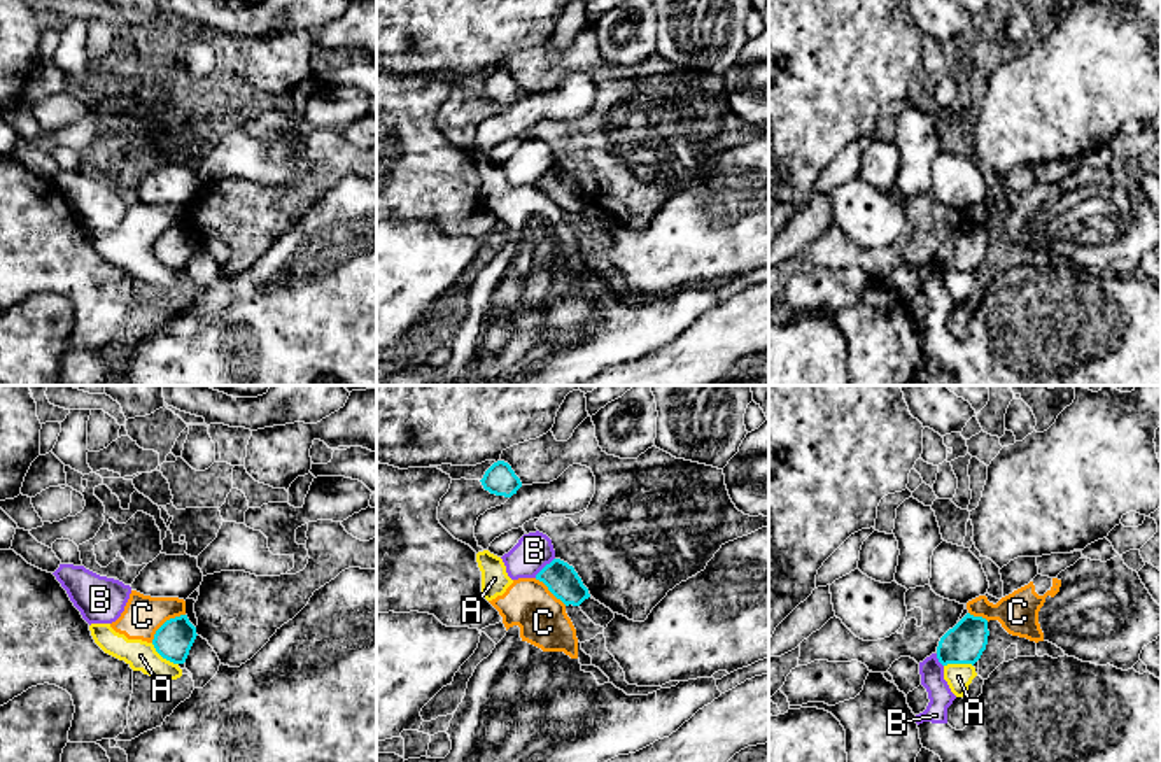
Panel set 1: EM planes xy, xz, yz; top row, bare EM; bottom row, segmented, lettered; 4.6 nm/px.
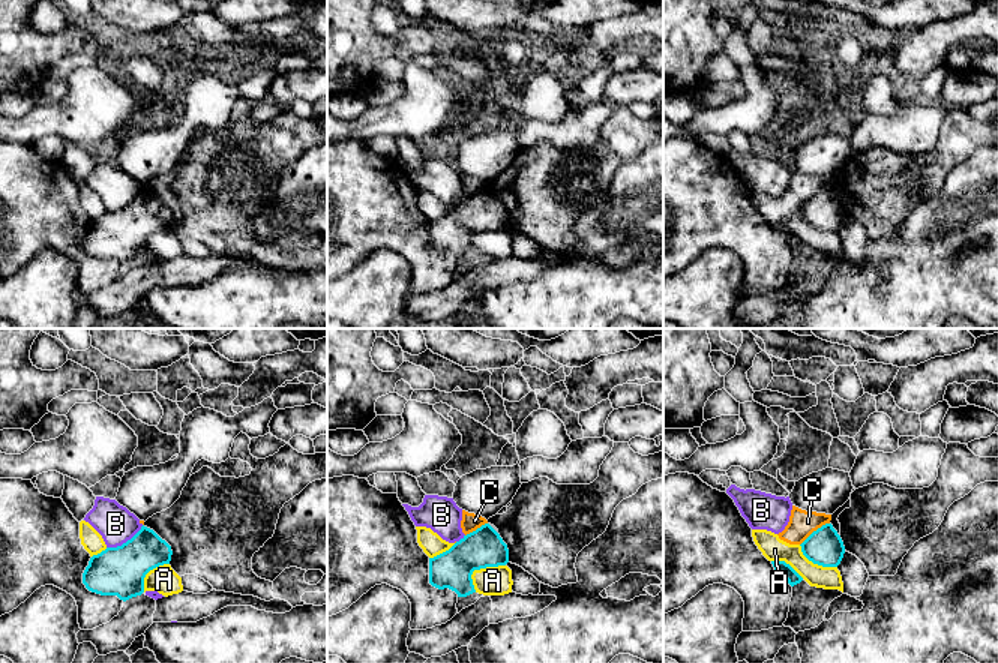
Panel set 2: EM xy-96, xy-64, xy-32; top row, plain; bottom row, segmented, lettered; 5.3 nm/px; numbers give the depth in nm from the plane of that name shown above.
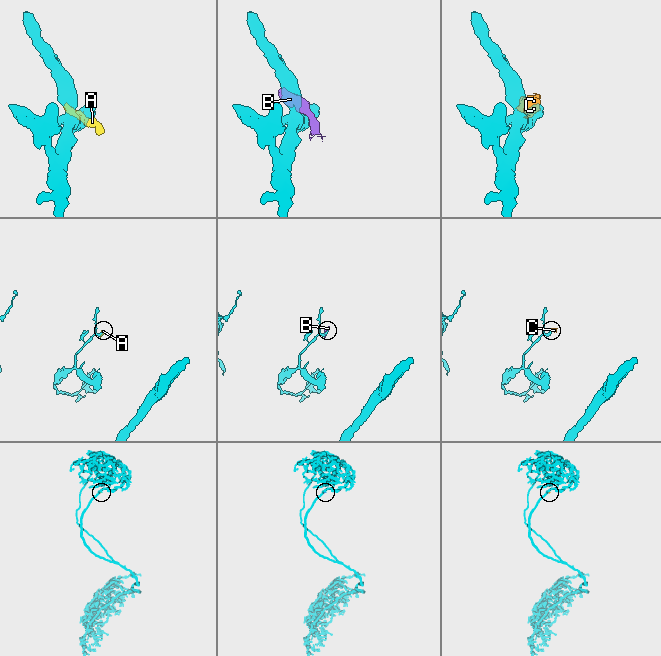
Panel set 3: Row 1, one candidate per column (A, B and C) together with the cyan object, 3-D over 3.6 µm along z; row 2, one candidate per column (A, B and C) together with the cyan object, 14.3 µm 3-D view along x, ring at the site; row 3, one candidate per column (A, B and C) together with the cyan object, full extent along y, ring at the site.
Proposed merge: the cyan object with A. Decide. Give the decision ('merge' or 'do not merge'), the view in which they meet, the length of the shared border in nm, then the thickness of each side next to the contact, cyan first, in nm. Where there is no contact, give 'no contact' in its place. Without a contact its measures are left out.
do not merge; meets cyan in xy; contact 160 nm long; 170 nm thick on the cyan side, 140 nm on the other

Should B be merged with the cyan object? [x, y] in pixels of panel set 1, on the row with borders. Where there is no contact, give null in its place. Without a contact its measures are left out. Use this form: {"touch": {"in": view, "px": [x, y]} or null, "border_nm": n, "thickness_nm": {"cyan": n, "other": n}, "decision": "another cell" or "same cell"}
{"touch": {"in": "xz", "px": [543, 568]}, "border_nm": 130, "thickness_nm": {"cyan": 150, "other": 170}, "decision": "another cell"}

